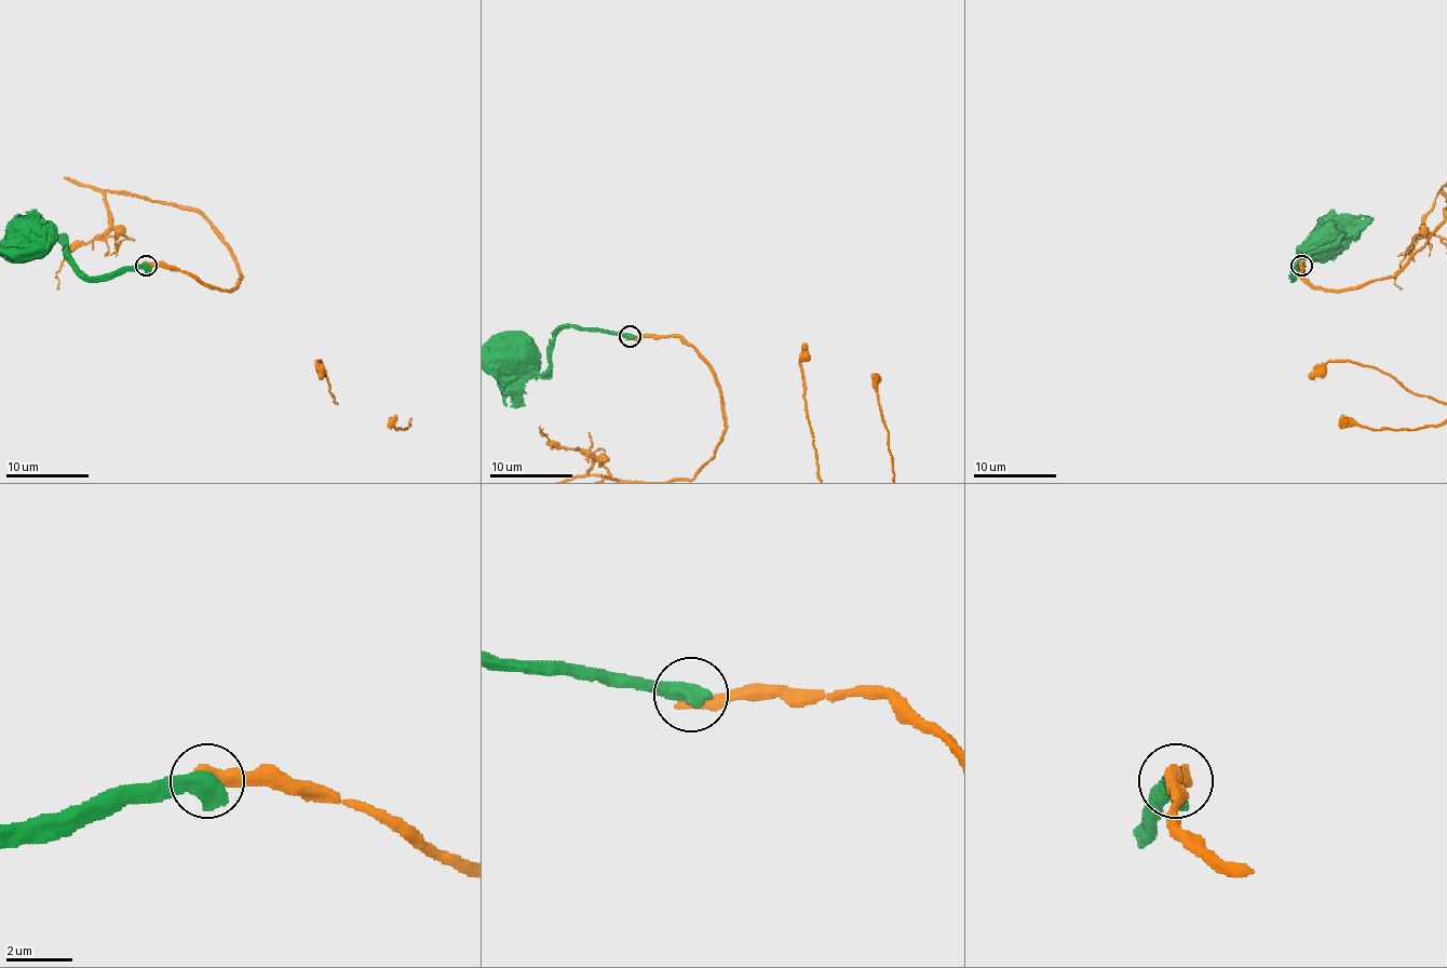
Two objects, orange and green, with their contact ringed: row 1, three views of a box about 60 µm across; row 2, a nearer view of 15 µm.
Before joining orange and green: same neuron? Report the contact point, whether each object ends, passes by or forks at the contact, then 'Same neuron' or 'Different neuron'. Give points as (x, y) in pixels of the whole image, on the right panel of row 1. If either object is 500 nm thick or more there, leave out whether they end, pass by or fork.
Place: (1301, 265). Different neuron

